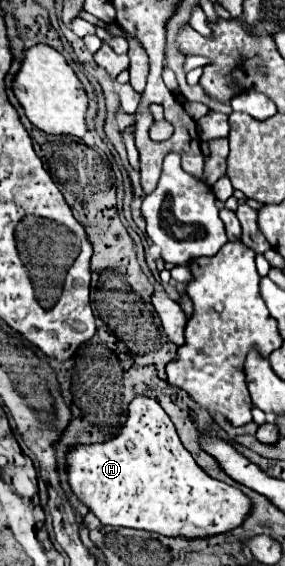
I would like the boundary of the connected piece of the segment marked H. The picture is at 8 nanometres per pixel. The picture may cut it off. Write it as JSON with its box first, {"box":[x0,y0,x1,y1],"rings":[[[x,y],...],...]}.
{"box":[66,397,250,537],"rings":[[[136,397],[128,411],[128,421],[124,423],[118,437],[106,443],[68,447],[66,469],[72,493],[104,525],[146,529],[168,537],[208,537],[238,527],[250,511],[248,497],[242,491],[232,491],[232,485],[212,479],[204,469],[198,467],[192,455],[184,449],[174,423],[158,405],[158,401],[150,397]]]}

